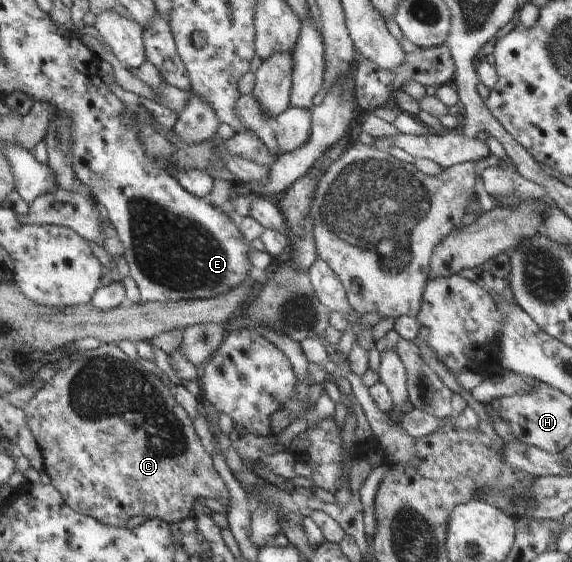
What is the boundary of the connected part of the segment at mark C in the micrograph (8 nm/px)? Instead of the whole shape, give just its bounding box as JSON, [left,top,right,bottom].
[24,344,230,527]

